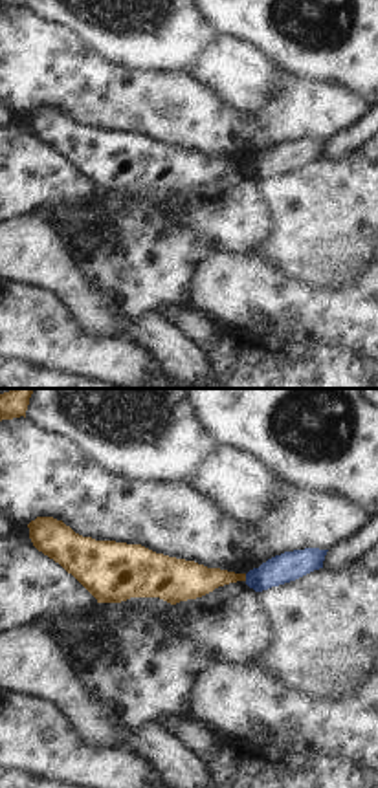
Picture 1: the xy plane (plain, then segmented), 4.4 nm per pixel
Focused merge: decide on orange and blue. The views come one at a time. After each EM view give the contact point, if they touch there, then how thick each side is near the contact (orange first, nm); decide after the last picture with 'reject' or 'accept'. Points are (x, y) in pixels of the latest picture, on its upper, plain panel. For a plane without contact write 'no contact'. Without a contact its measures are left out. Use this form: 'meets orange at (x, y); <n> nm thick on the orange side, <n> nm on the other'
meets orange at (244, 167); 170 nm thick on the orange side, 130 nm on the other

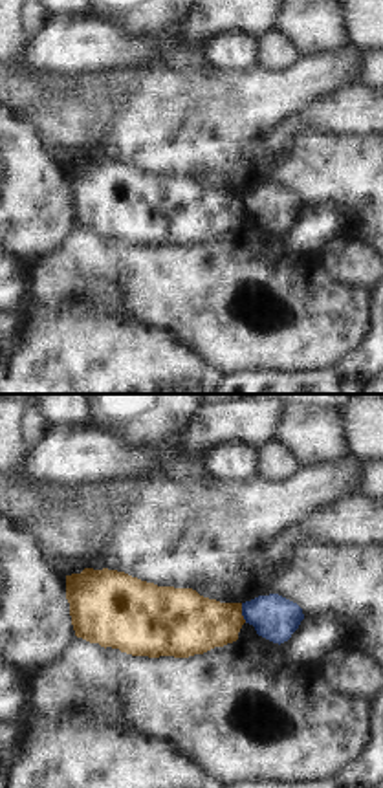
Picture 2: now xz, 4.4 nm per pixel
meets orange at (240, 202); 280 nm thick on the orange side, 200 nm on the other

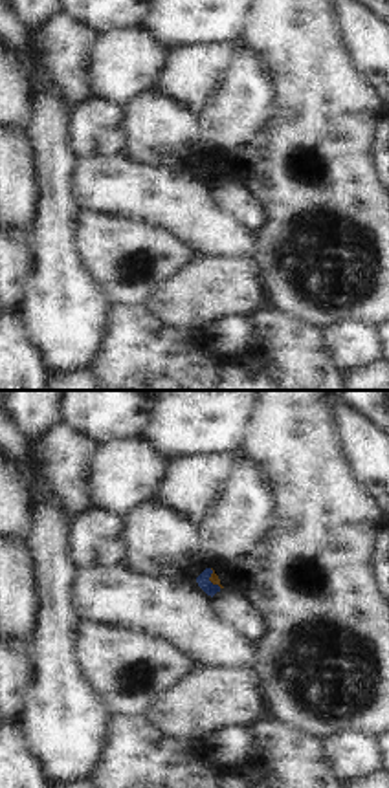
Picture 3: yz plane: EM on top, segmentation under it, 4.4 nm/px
meets orange at (210, 169); 40 nm thick on the orange side, 60 nm on the other

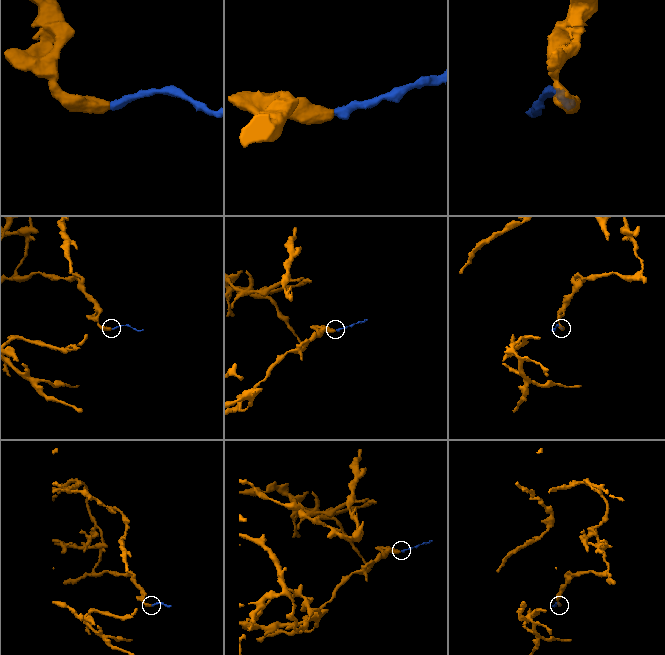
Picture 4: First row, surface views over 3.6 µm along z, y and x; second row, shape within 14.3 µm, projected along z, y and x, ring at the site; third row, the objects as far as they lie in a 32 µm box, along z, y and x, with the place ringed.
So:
reject

